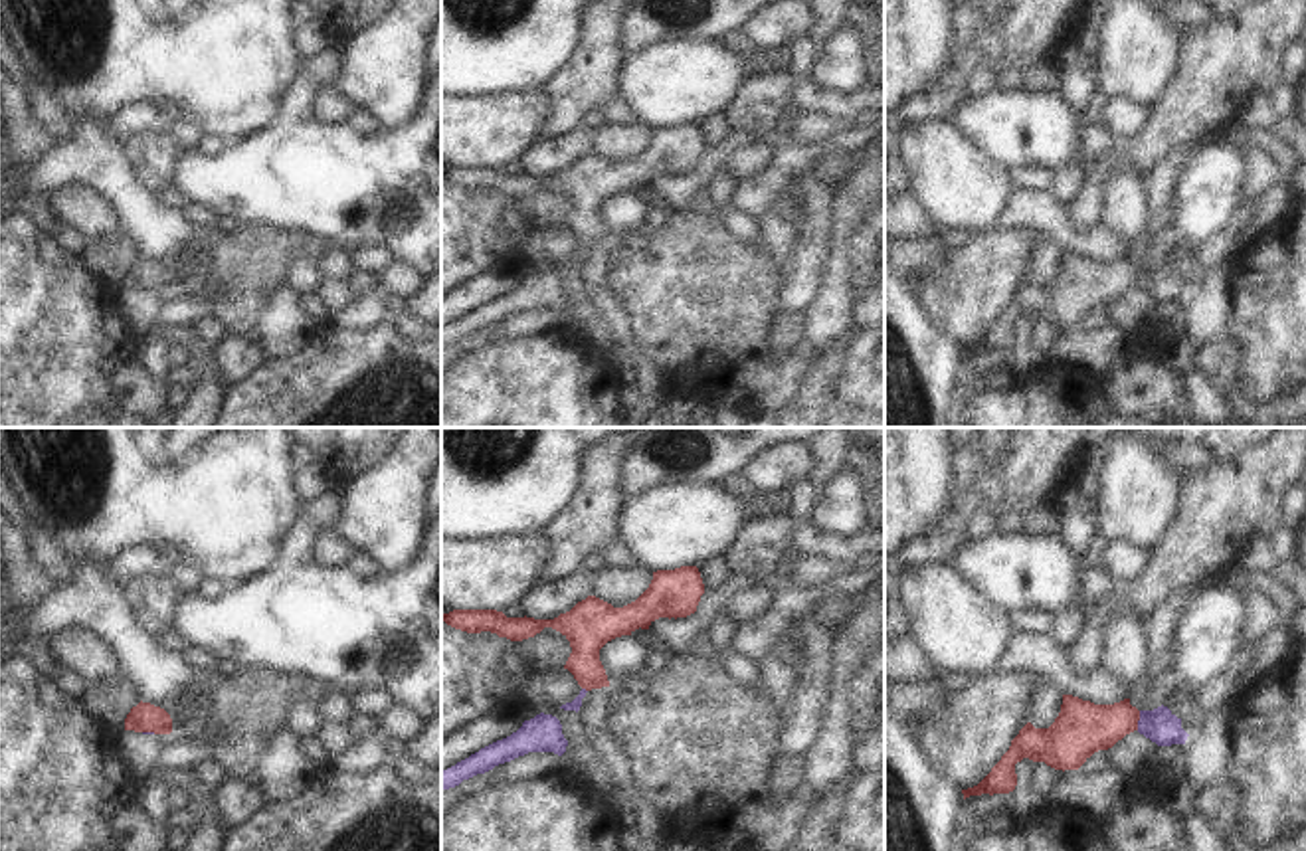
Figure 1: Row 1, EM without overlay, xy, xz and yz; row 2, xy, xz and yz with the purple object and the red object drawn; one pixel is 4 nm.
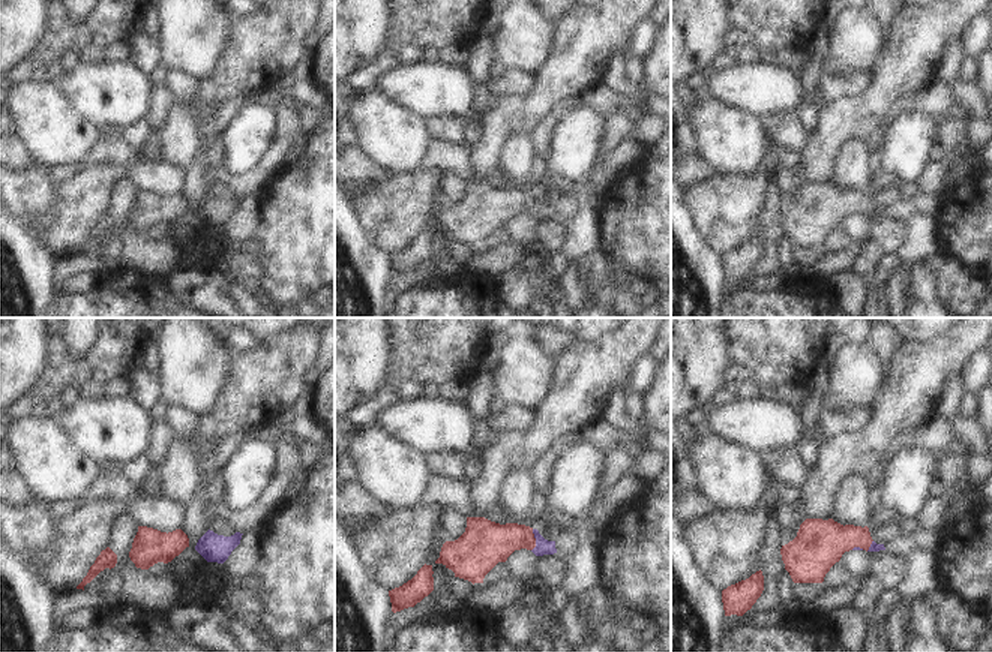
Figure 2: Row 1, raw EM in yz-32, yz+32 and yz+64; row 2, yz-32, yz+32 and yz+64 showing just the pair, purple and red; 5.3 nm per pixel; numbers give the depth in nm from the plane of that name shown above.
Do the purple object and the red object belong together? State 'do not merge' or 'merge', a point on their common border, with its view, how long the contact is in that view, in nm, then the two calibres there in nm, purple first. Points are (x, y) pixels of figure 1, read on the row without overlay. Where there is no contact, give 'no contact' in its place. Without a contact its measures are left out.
merge | yz (1138, 278) | 80 nm | 140/220 nm

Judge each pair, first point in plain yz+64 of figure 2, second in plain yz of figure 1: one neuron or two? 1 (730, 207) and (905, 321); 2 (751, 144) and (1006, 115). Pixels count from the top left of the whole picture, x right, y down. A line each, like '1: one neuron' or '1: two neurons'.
1: two neurons
2: two neurons

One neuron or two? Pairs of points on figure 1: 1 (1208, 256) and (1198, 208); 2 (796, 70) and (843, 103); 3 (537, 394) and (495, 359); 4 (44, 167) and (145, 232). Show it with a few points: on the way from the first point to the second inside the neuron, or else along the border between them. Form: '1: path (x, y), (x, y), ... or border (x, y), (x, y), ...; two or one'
1: border (1237, 210), (1219, 232), (1194, 246); two
2: path (804, 84), (822, 103), (830, 103); one
3: path (527, 390), (505, 369); one
4: path (72, 167), (93, 167), (131, 204); one

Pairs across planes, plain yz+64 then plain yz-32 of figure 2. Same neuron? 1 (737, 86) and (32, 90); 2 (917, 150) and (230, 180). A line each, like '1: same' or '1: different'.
1: different
2: different

